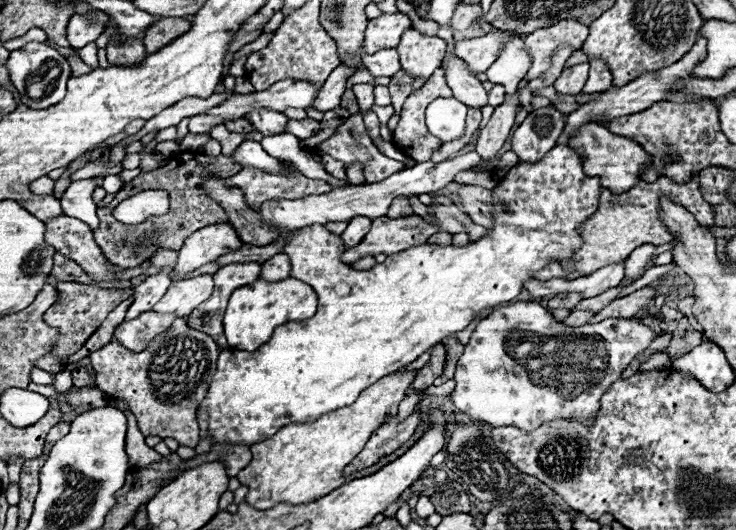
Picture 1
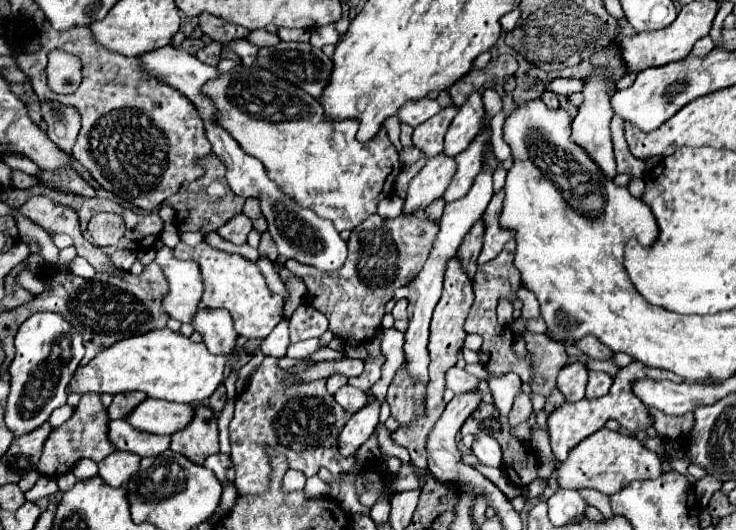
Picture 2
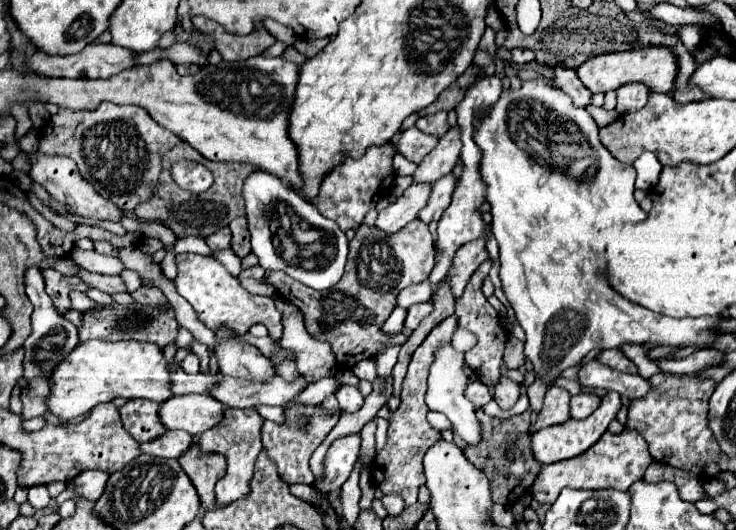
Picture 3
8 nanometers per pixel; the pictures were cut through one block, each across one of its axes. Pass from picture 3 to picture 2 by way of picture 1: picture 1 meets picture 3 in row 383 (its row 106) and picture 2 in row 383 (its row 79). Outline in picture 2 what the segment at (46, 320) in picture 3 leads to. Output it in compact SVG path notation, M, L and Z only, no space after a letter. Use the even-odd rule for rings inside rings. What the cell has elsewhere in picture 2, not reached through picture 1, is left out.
M52 312L32 314L16 332L16 356L8 368L10 394L6 400L4 422L14 436L24 436L42 426L50 414L66 404L68 380L84 358L82 336L62 316Z

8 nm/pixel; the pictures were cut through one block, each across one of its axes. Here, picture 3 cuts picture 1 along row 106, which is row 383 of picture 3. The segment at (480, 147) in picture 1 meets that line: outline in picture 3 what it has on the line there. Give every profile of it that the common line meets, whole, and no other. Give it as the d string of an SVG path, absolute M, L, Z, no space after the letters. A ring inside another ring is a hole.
M500 376L498 384L494 388L494 400L496 400L496 404L502 410L508 410L508 408L512 408L516 404L518 396L520 396L520 386L514 380L510 380L508 376Z

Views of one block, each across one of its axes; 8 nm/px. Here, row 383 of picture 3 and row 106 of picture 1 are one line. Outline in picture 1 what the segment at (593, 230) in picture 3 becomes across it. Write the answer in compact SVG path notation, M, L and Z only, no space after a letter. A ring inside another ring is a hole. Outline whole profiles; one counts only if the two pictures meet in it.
M554 106L538 108L530 112L528 118L516 128L512 136L512 150L518 154L520 162L534 162L556 146L564 126L566 116L560 110Z

